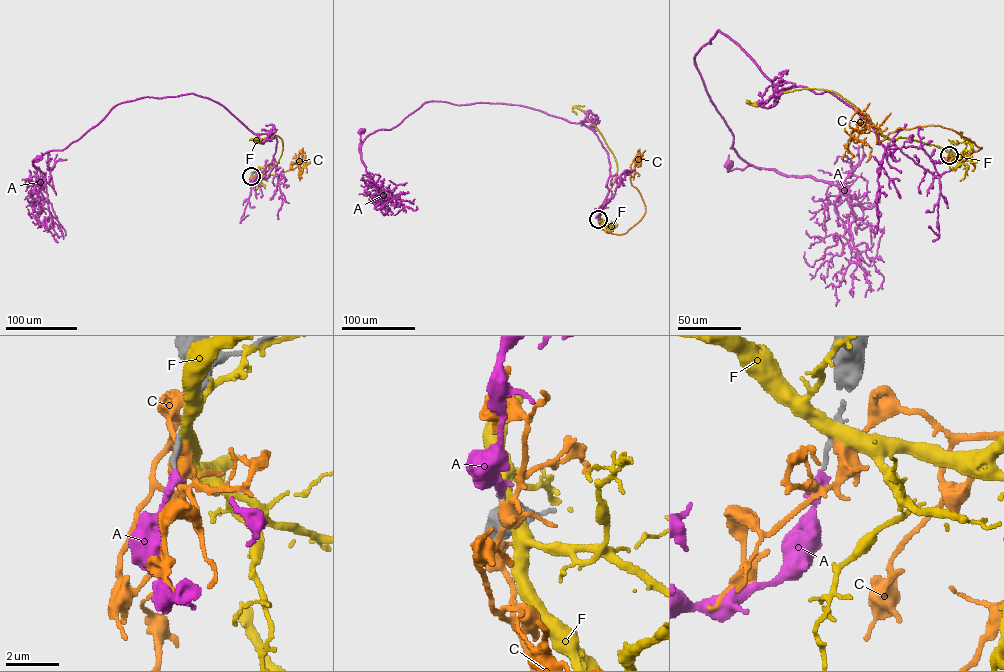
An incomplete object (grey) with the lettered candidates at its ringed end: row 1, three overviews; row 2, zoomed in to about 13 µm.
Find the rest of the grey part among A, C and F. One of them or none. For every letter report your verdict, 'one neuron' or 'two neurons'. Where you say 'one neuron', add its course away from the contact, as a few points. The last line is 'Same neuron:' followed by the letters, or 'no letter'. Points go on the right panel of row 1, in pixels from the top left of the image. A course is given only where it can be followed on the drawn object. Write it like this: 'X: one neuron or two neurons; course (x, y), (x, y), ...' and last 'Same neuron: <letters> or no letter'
A: one neuron; course (949, 155), (898, 148), (828, 92), (777, 91), (719, 31), (694, 64), (730, 148), (766, 169), (728, 164)
C: two neurons
F: two neurons
Same neuron: A

